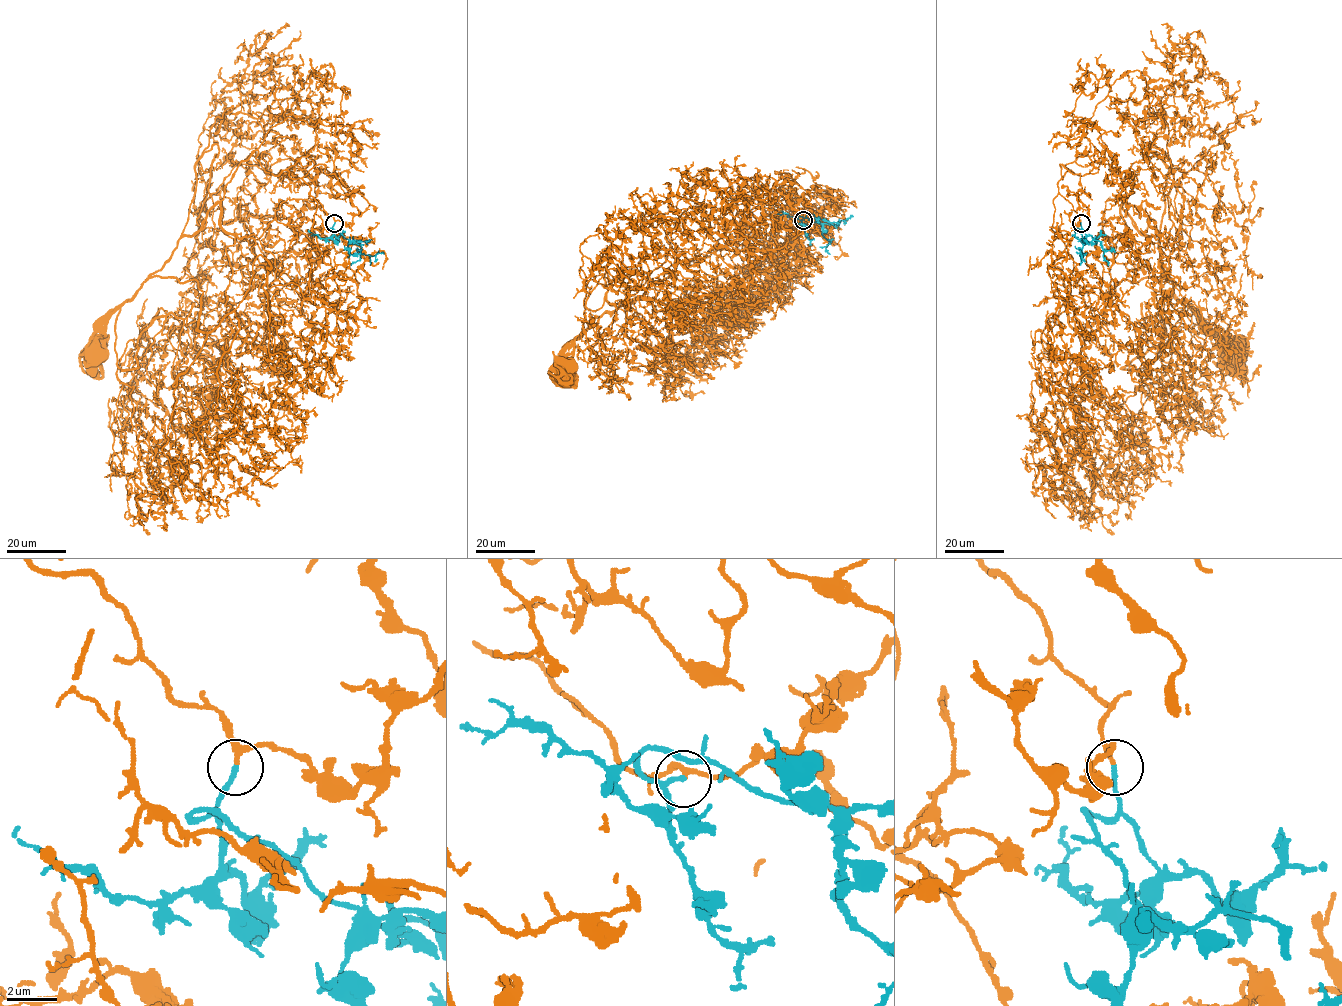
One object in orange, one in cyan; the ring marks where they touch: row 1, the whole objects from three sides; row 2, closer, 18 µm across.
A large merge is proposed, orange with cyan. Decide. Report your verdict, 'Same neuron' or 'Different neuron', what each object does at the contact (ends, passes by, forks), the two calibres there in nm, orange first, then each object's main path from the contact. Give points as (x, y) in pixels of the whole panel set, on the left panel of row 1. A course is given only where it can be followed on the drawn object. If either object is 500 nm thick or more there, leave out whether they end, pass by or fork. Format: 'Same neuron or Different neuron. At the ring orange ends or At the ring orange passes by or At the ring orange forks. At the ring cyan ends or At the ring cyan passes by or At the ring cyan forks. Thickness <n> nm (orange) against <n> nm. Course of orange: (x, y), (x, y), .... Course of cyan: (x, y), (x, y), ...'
Same neuron. At the ring orange passes by. At the ring cyan ends. Thickness 140 nm (orange) against 170 nm. Course of orange: (335, 222), (300, 178), (267, 172), (255, 150), (201, 227), (179, 240), (160, 269), (95, 331), (95, 354). Course of cyan: (335, 222), (329, 228), (358, 243), (361, 247), (360, 259), (350, 265)

